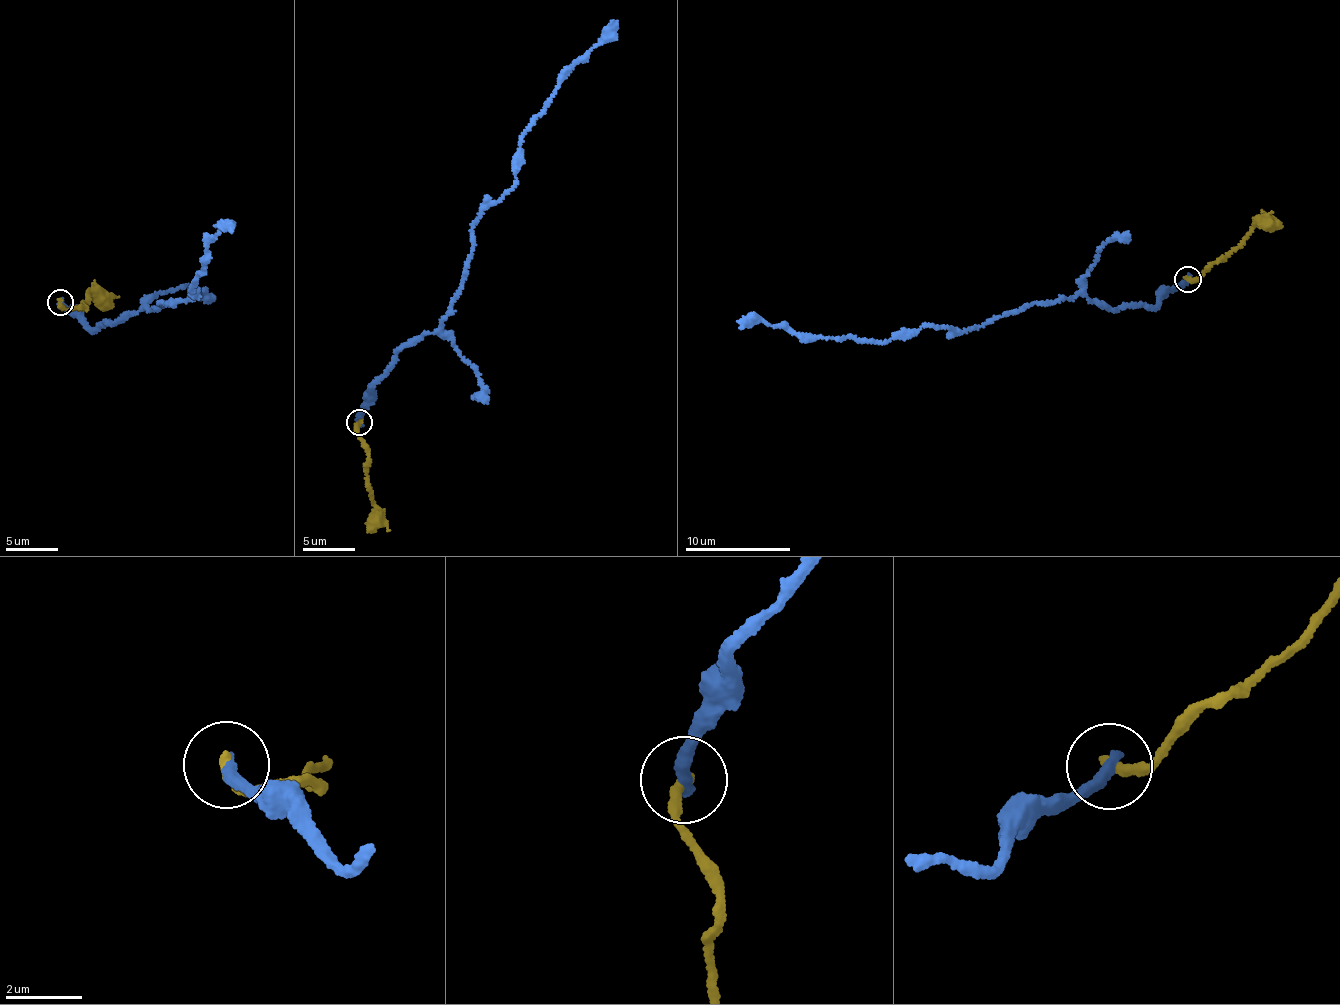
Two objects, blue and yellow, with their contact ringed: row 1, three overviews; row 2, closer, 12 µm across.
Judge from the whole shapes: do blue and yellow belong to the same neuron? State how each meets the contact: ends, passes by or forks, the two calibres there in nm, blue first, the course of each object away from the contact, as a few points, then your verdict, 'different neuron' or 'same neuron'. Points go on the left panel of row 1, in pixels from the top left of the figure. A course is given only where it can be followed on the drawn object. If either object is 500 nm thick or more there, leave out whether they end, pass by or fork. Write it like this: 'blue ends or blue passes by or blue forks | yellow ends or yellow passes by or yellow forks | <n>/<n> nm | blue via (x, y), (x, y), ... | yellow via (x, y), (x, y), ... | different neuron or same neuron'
blue ends | yellow ends | 360/260 nm | blue via (59, 303), (93, 330), (162, 303), (195, 298), (188, 289), (209, 242), (220, 230), (233, 231) | yellow via (59, 303), (67, 311), (86, 308), (82, 305), (89, 293), (119, 296) | different neuron

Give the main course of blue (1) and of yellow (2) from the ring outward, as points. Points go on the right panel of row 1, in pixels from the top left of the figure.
1: (1187, 280), (1152, 308), (1079, 293), (888, 341), (798, 336), (757, 318), (739, 327)
2: (1187, 280), (1201, 279), (1217, 261), (1231, 253), (1252, 229), (1268, 220), (1271, 211)

